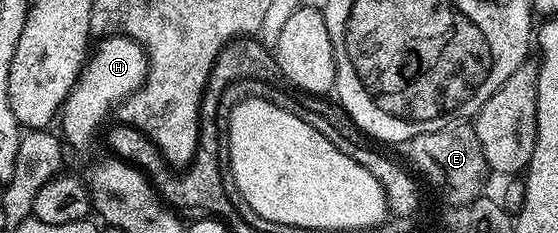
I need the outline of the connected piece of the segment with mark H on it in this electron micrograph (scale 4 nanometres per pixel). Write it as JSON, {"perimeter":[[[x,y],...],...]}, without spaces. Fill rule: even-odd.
{"perimeter":[[[106,36],[99,42],[102,43],[99,44],[98,51],[96,46],[93,53],[87,57],[82,73],[78,75],[78,83],[70,89],[70,95],[66,97],[66,103],[60,111],[63,119],[78,118],[78,122],[66,122],[62,126],[61,133],[64,138],[66,133],[67,143],[74,142],[78,138],[80,145],[88,145],[93,140],[94,133],[98,129],[99,131],[103,129],[102,121],[109,114],[111,117],[112,107],[125,102],[131,94],[135,94],[140,89],[146,80],[148,55],[139,42],[134,42],[125,36]],[[110,105],[112,105],[111,110]]]}

